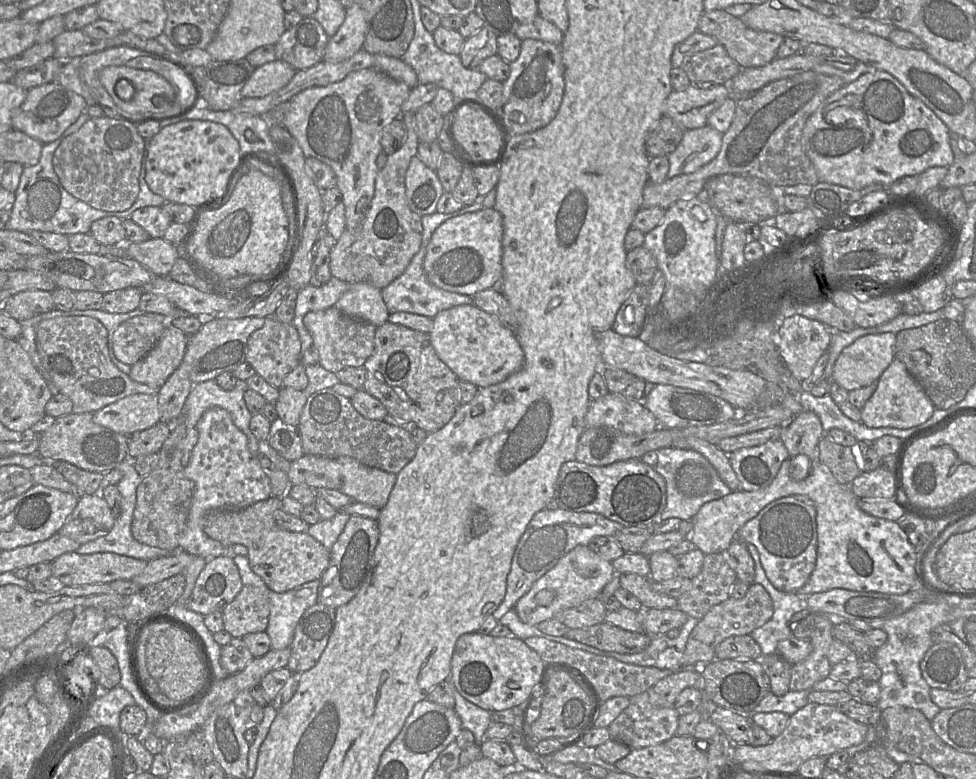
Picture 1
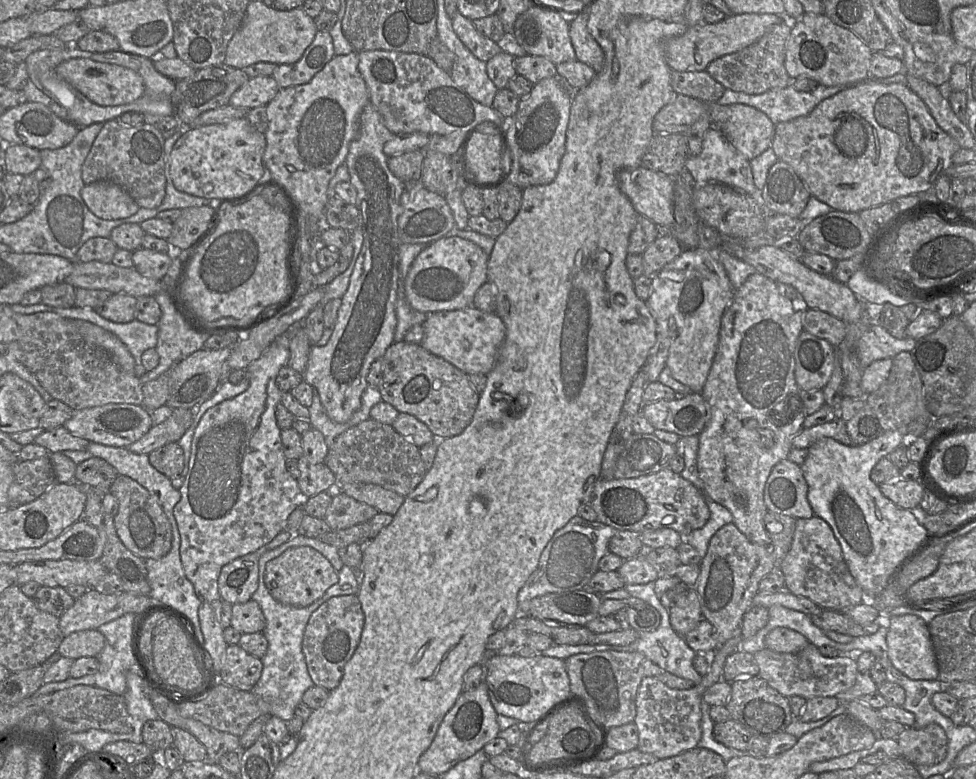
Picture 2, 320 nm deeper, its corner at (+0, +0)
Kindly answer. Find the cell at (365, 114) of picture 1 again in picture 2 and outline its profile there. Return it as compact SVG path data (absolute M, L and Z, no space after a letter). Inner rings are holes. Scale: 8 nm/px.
M369 103L360 115L359 133L350 143L345 160L349 182L357 190L356 206L361 214L363 245L350 276L348 289L341 298L331 337L324 346L311 346L303 373L303 381L317 390L325 412L337 423L348 422L360 408L372 363L382 358L394 343L399 248L402 244L398 218L401 213L400 198L405 190L405 183L389 169L388 157L383 150L384 145L394 136L376 108Z

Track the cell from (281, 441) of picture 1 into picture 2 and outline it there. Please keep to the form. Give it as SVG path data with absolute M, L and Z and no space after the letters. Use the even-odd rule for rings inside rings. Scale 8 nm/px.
M302 455L297 460L297 466L300 471L297 483L301 492L307 497L327 491L336 483L334 474L324 463L311 463Z

